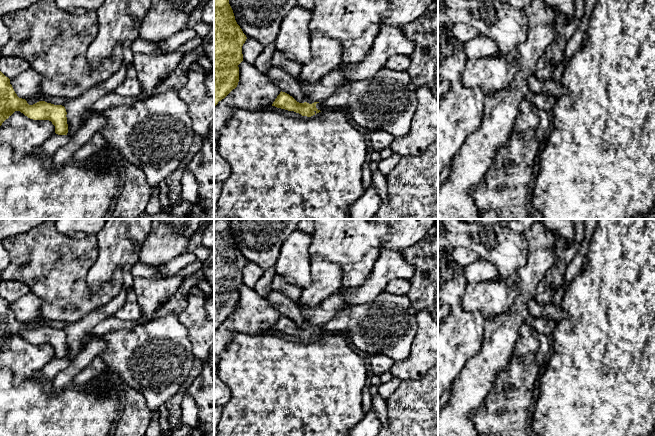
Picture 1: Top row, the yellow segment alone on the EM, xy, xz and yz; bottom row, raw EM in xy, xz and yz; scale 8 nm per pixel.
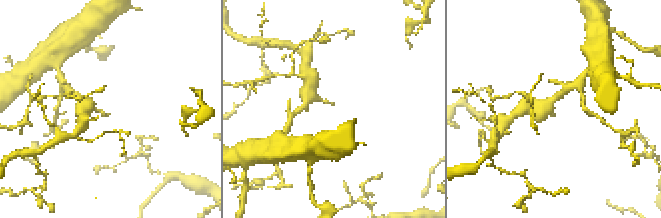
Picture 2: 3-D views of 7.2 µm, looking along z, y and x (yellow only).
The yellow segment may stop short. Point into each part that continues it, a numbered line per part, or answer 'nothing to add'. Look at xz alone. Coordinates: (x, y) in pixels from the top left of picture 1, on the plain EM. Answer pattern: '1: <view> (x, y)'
1: xz (387, 325)

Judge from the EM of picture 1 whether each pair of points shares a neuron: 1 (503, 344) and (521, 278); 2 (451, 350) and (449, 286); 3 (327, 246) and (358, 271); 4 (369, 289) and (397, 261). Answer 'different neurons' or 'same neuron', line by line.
1: same neuron
2: same neuron
3: different neurons
4: same neuron

